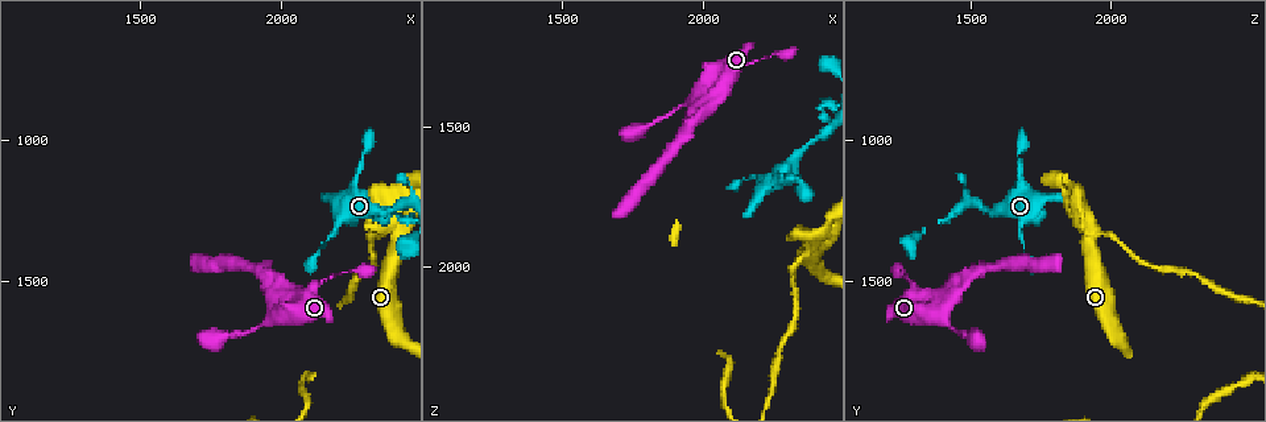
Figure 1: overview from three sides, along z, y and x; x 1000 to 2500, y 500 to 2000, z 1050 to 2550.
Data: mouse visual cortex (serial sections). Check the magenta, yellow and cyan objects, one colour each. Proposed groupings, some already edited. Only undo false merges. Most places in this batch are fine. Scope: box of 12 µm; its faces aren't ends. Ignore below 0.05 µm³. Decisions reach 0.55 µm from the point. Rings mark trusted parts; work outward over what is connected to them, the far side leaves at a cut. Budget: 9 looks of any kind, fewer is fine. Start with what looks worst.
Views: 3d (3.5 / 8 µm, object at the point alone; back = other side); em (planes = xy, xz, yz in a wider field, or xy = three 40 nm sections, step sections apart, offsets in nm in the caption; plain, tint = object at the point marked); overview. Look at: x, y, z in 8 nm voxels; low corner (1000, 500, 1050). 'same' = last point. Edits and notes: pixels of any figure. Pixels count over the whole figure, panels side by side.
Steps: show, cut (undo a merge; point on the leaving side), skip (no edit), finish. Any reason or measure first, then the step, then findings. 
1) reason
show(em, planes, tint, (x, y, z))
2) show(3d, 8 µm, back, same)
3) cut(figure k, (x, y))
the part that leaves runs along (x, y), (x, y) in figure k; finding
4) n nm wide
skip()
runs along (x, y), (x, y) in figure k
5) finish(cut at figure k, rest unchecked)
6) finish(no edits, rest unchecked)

narrows sharply
show(3d, 3.5 µm, (2410, 1220, 1540))

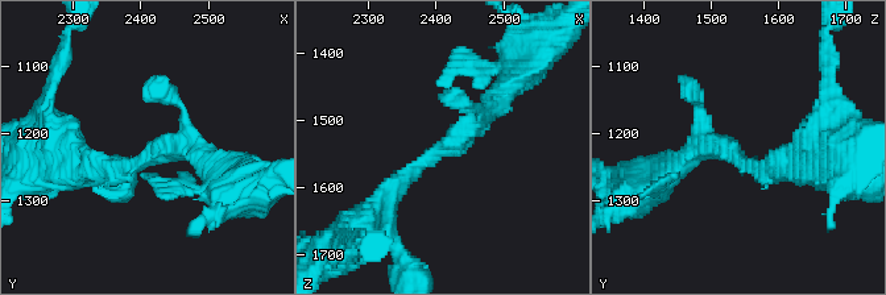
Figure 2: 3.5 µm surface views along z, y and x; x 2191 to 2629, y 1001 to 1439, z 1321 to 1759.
now the EM
show(em, planes, plain, (2410, 1230, 1530))

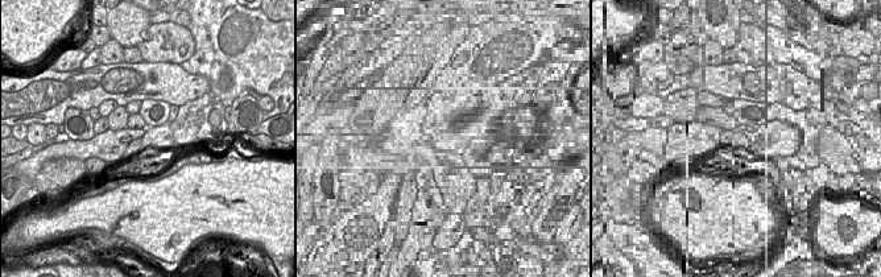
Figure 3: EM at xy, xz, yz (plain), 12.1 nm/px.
with the object marked
show(em, planes, tint, same)

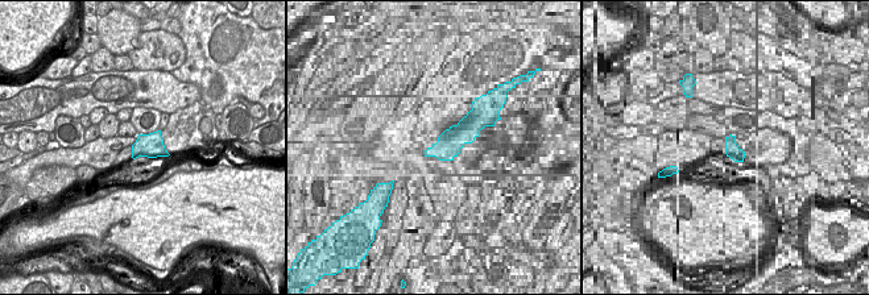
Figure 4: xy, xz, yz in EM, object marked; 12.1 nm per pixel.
skip()
runs along (384, 199), (493, 106), (501, 88) in figure 2; all the same cell

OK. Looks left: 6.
sudden change in width
show(3d, 3.5 µm, (2290, 1040, 1670))

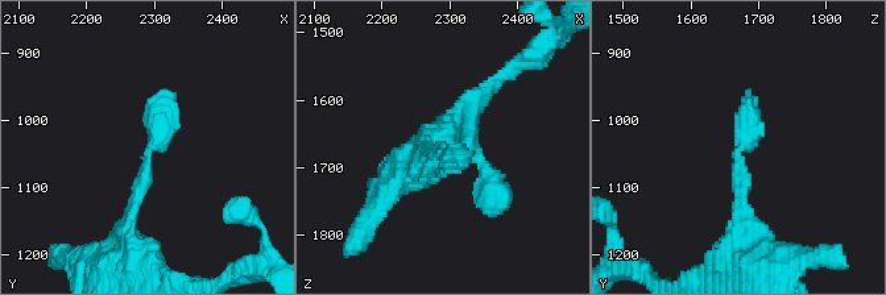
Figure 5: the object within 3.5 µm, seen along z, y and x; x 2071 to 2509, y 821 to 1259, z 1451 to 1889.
need the tissue
show(em, xy, step 2, tint, (2285, 1050, 1675))

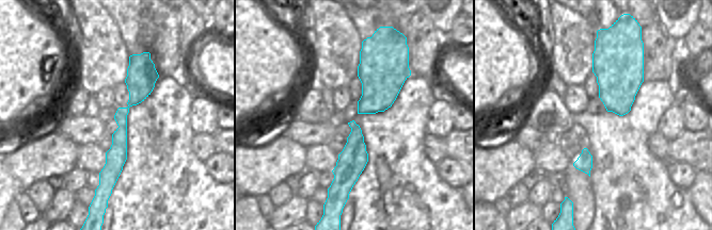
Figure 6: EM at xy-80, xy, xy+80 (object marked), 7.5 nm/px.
skip()
runs along (145, 55), (106, 187) in figure 6; one cell here

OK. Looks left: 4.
thick turns thin
show(3d, 3.5 µm, back, (1990, 1620, 1400))

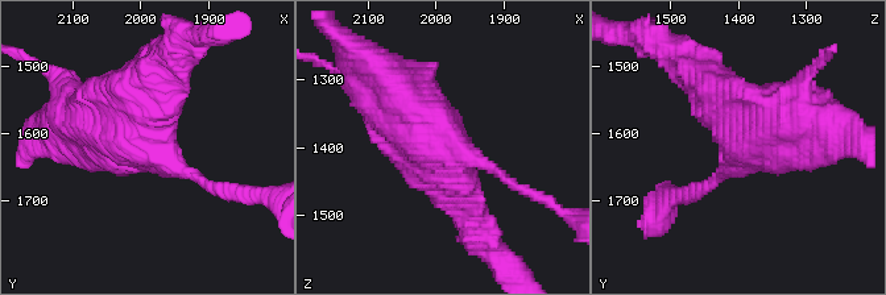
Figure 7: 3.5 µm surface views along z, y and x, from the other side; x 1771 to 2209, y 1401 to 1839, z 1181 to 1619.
shape alone is not enough
show(em, xy, step 3, tint, (1985, 1625, 1395))

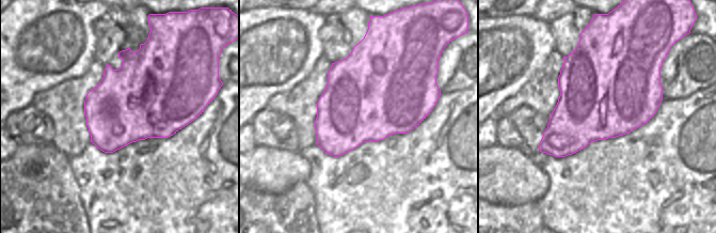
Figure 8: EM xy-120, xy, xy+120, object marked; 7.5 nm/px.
skip()
one cell here

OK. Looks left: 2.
finish(no edits, rest unchecked)

